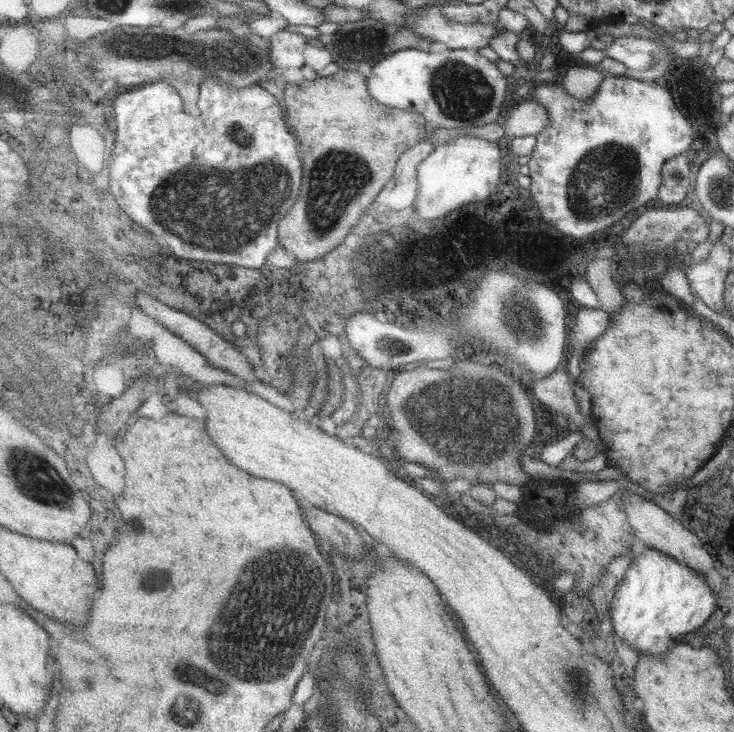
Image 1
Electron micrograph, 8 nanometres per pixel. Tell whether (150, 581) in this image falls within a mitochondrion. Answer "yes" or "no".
yes

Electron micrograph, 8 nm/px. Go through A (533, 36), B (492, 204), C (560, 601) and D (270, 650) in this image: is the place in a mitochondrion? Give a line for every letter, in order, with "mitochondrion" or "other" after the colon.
A: other
B: other
C: other
D: mitochondrion

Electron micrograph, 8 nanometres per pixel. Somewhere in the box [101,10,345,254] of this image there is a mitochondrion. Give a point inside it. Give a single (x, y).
(232, 56)

